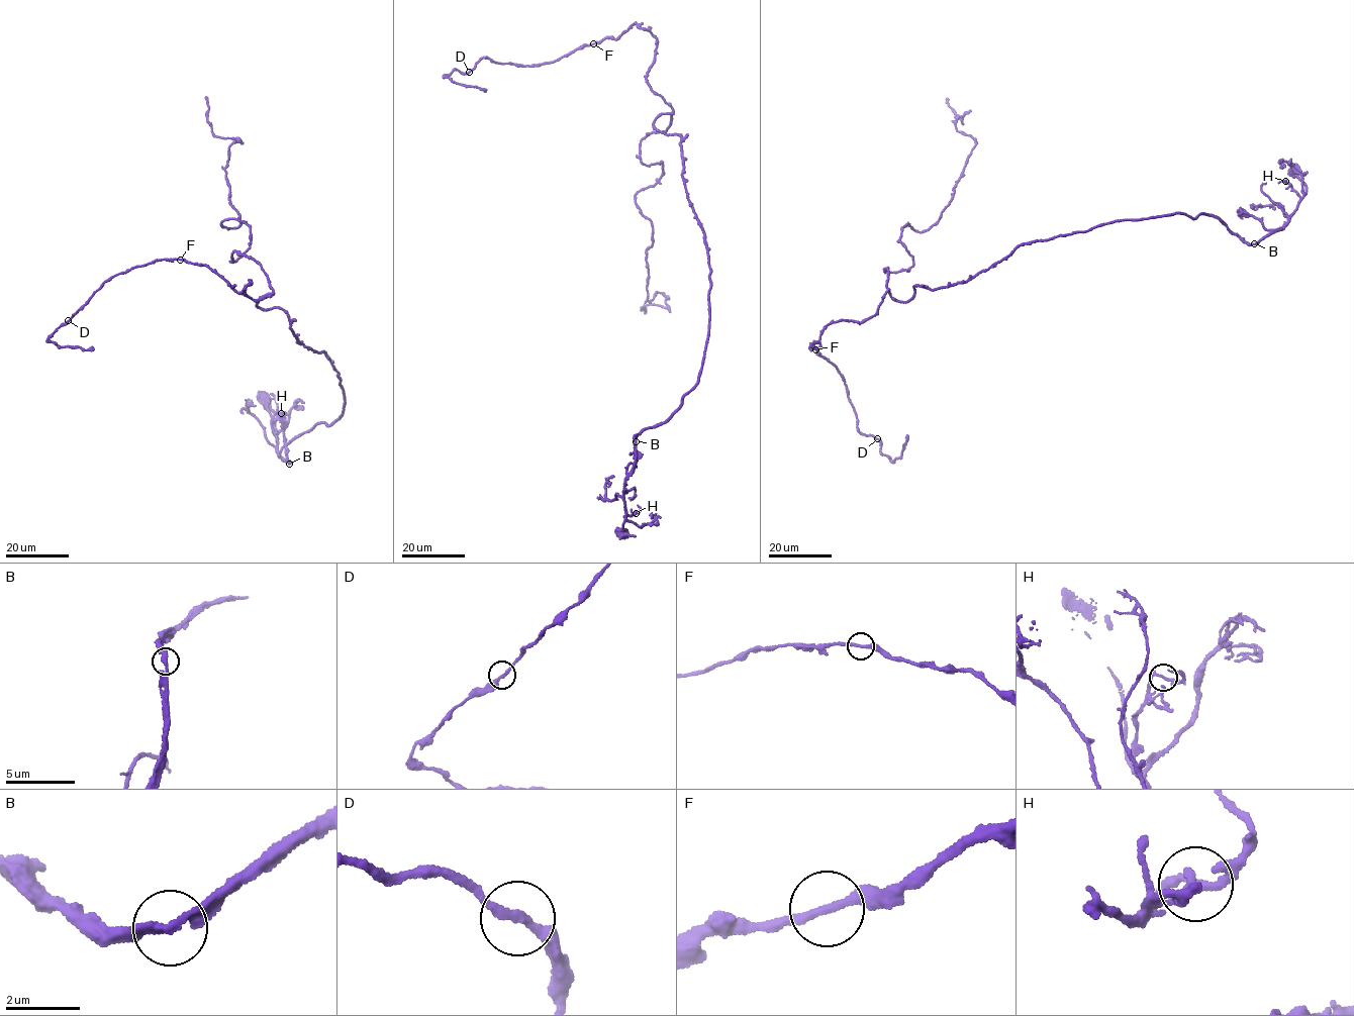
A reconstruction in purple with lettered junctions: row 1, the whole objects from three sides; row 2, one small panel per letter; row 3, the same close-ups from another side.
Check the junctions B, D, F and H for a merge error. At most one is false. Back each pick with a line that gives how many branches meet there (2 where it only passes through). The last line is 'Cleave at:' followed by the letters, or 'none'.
Cleave at: none

